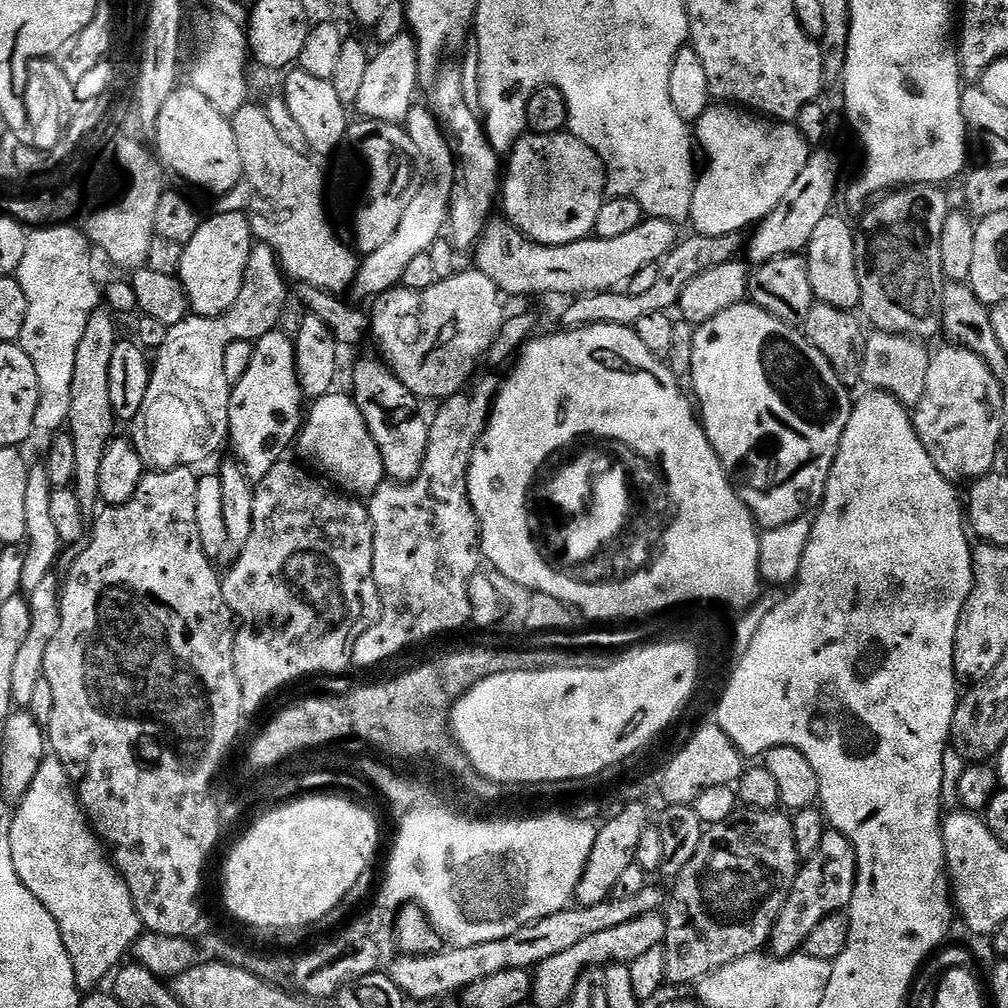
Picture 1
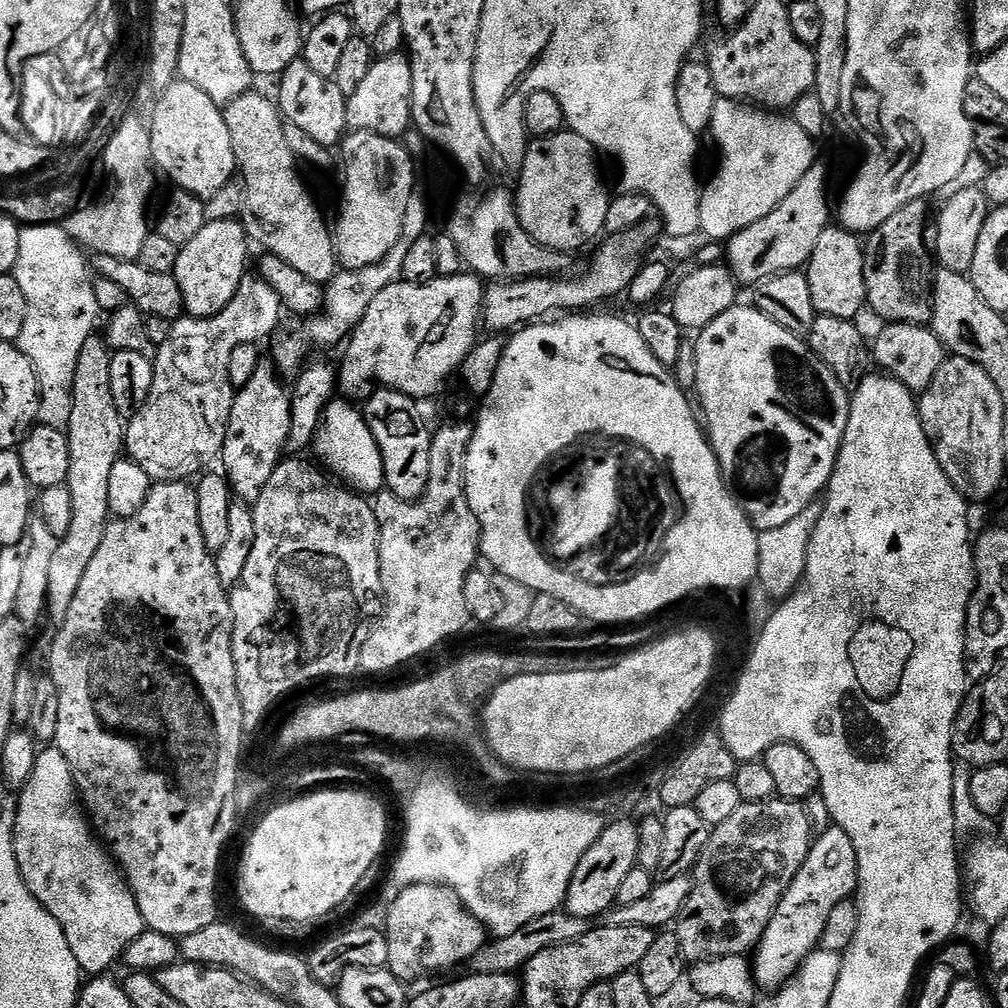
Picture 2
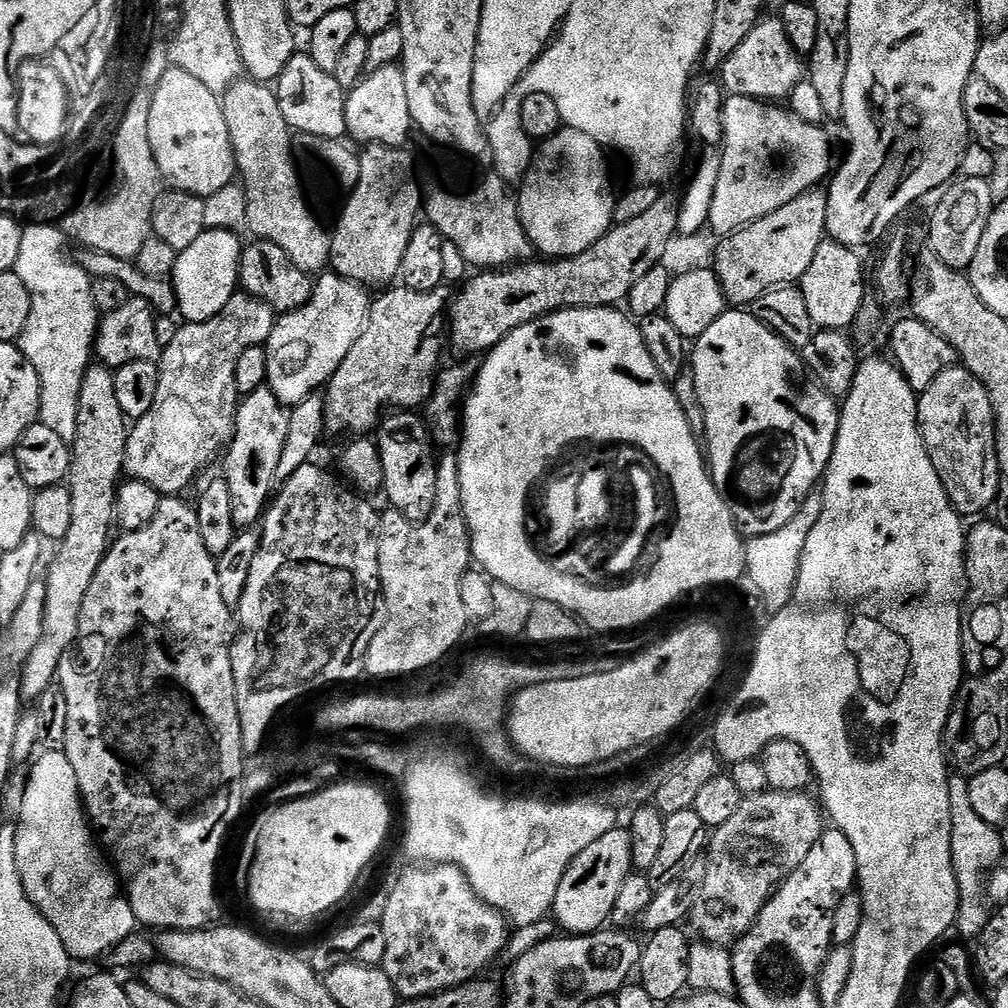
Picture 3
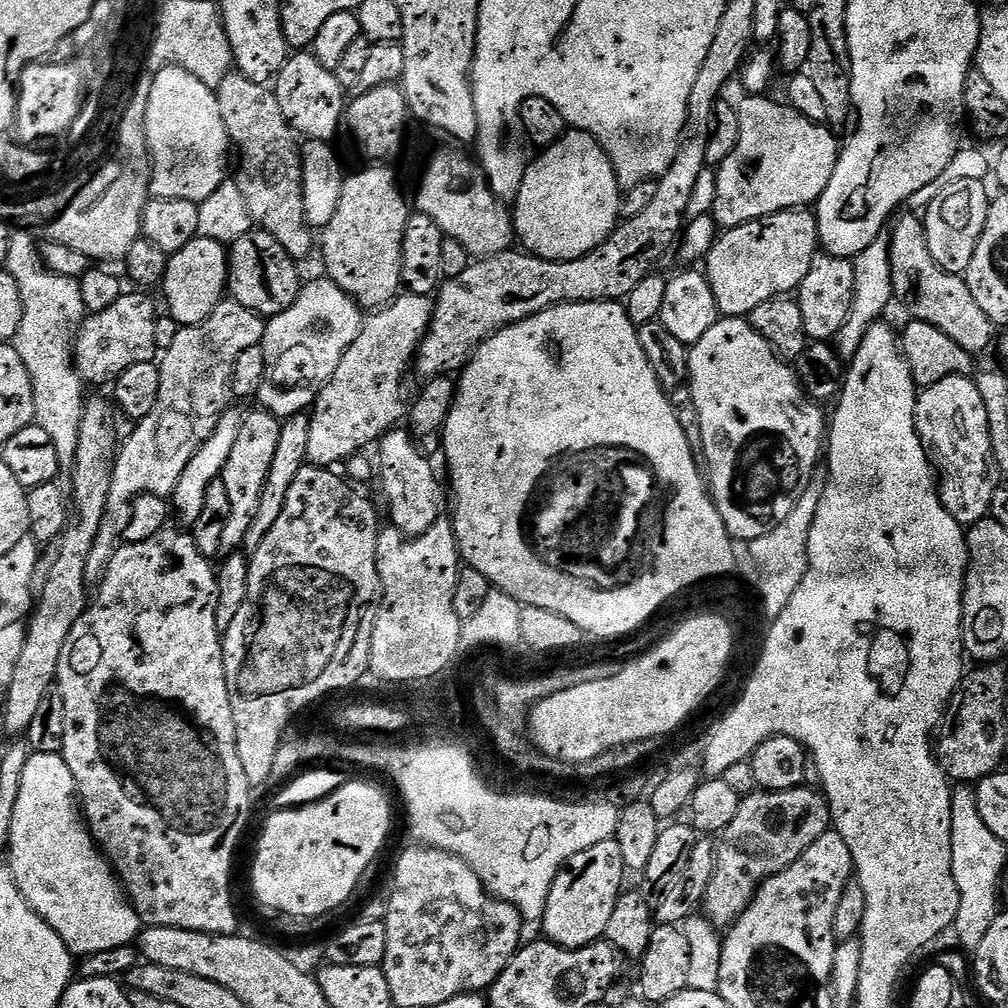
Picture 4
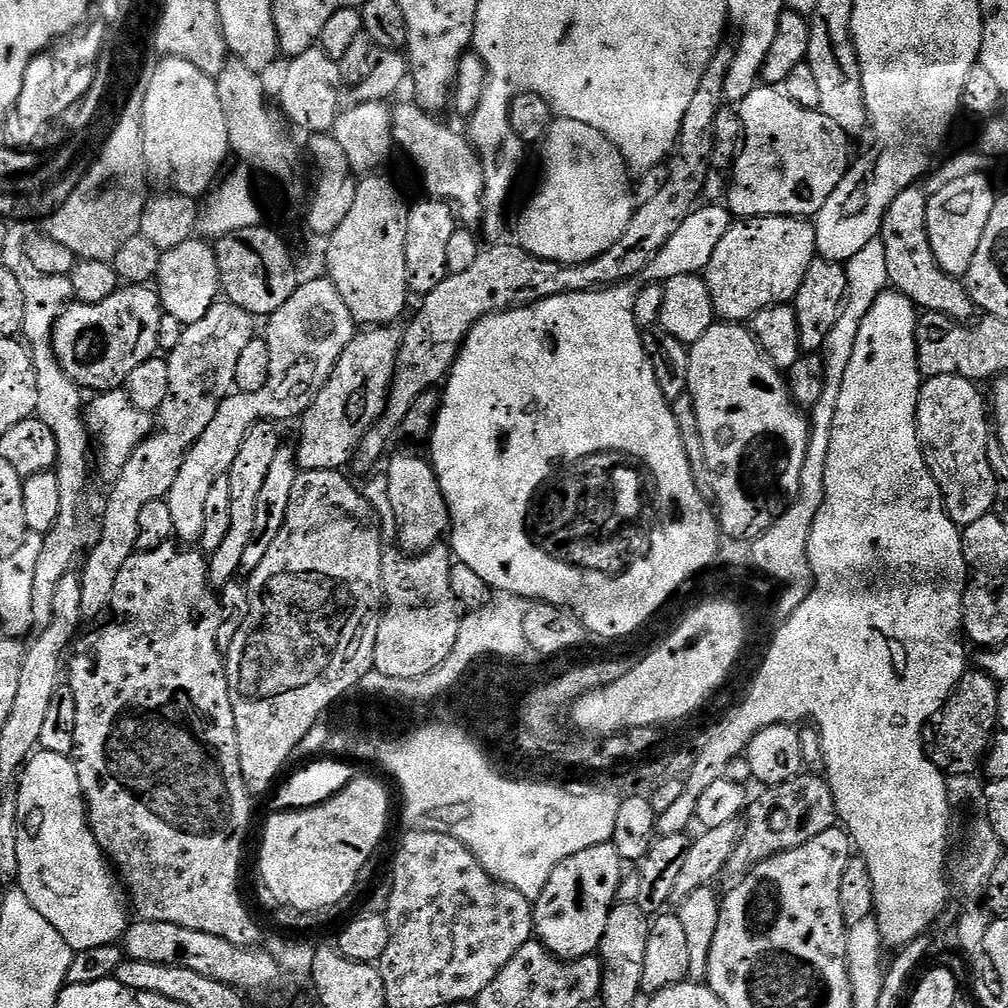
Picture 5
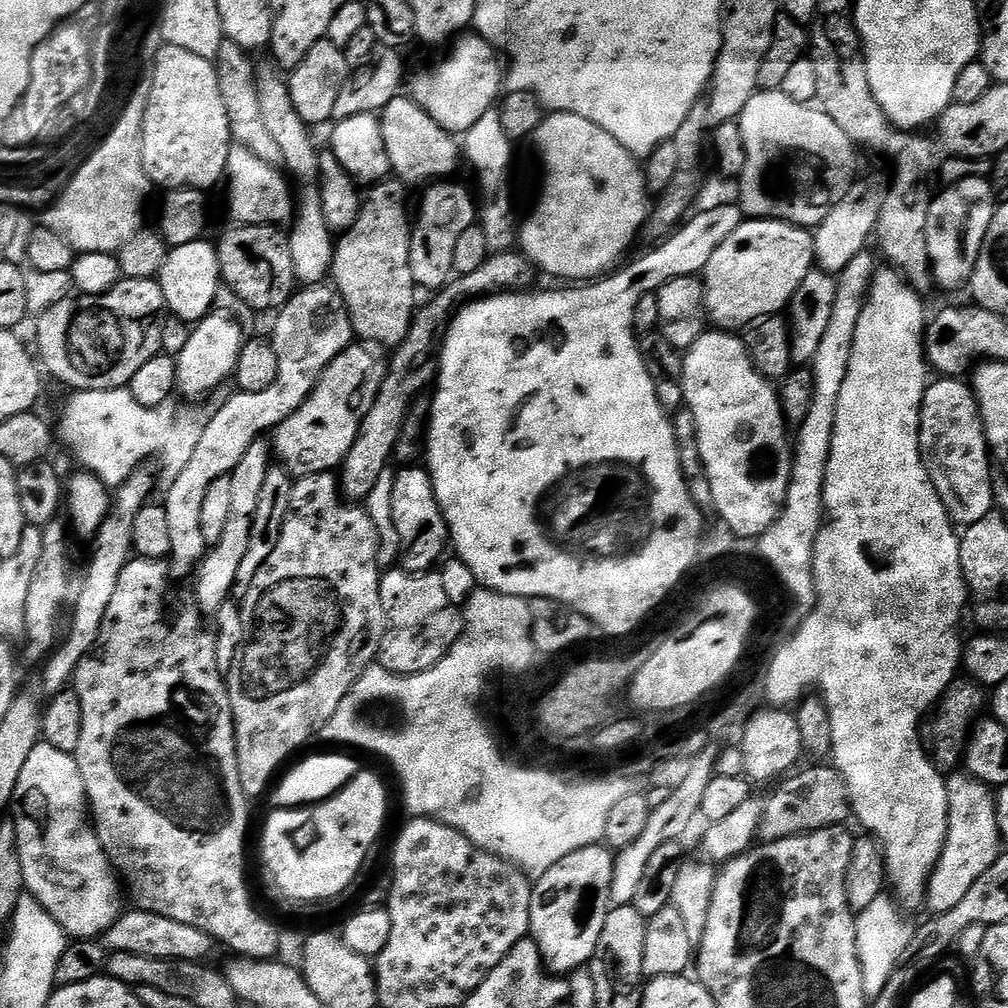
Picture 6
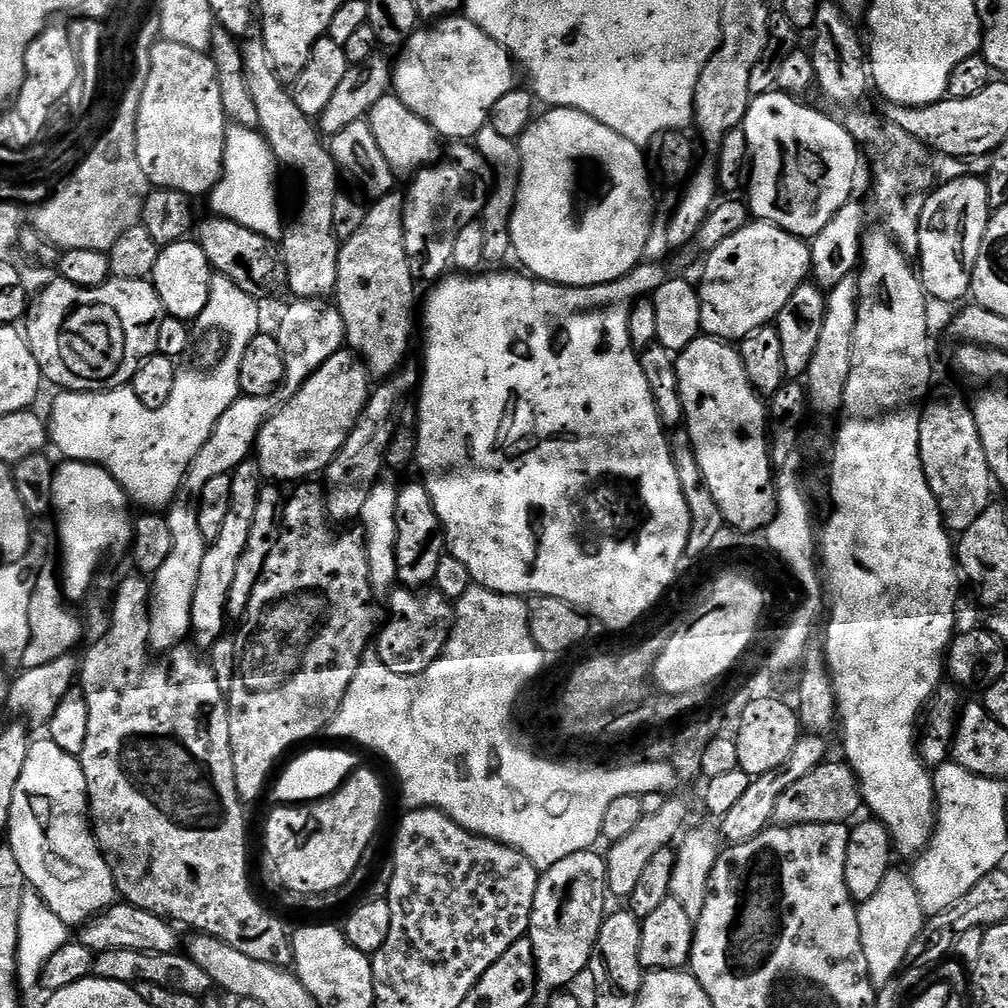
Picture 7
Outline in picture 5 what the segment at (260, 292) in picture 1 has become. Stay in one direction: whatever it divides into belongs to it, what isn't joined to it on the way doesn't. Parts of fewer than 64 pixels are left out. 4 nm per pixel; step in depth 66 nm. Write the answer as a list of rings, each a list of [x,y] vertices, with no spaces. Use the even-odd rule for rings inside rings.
[[[217,302],[206,310],[206,318],[185,327],[178,346],[167,353],[170,388],[158,413],[158,427],[133,450],[116,475],[111,485],[112,493],[102,504],[100,537],[91,545],[83,561],[84,572],[79,573],[81,617],[96,616],[105,611],[118,570],[126,558],[137,551],[138,510],[142,510],[146,502],[165,499],[170,486],[174,486],[174,478],[178,478],[178,470],[182,470],[182,462],[190,446],[202,438],[202,430],[206,430],[214,414],[218,414],[218,406],[222,406],[225,398],[235,389],[234,370],[238,366],[238,357],[257,335],[256,324],[257,321],[242,307]]]

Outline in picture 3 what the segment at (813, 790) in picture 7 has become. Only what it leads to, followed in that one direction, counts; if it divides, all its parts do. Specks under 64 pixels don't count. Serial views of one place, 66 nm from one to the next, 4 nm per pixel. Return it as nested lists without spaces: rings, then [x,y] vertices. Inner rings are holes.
[[[766,791],[757,796],[743,797],[738,811],[732,815],[730,822],[711,833],[706,849],[704,866],[704,885],[698,894],[698,902],[694,902],[692,913],[688,915],[687,923],[692,924],[691,931],[697,932],[703,943],[718,948],[731,949],[754,926],[758,914],[766,906],[773,892],[780,887],[780,883],[806,859],[806,854],[814,850],[814,842],[826,831],[826,816],[822,811],[815,795],[808,796],[803,792],[774,792]]]

